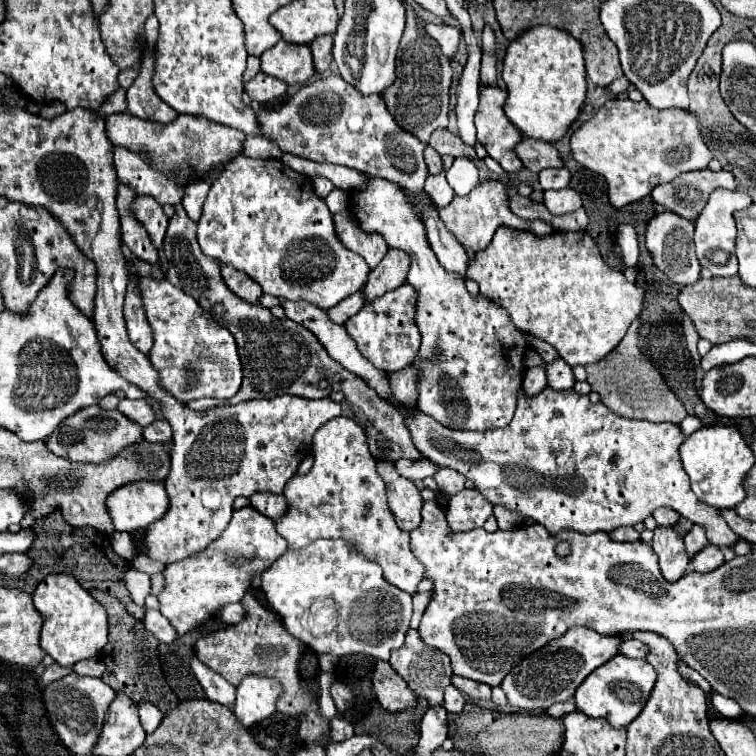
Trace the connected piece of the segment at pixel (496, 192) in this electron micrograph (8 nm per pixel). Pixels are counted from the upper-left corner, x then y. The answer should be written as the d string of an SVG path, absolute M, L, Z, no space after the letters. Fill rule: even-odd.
M484 182L484 184L478 184L464 198L454 196L454 200L446 208L440 210L440 218L444 220L446 228L460 240L460 244L464 248L474 248L474 252L486 248L492 242L492 236L500 226L510 226L516 230L530 230L532 234L538 234L538 236L554 234L554 228L550 228L548 222L538 222L538 220L526 222L526 220L518 218L516 214L512 214L508 208L508 202L506 202L506 184L502 184L502 182Z

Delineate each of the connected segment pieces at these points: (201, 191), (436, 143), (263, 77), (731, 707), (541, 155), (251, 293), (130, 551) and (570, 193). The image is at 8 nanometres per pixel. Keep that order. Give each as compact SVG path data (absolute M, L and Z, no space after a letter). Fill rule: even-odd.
M192 182L186 186L186 194L184 194L184 200L182 200L182 206L186 210L186 214L196 222L202 214L202 204L206 200L206 194L210 190L210 184L206 182Z
M436 130L436 132L432 134L432 138L430 138L428 144L430 144L440 156L444 156L444 154L454 156L454 158L456 158L456 156L468 156L468 158L476 160L474 148L466 146L466 144L460 140L460 136L452 134L450 130Z
M258 72L250 82L244 84L244 92L250 96L254 102L270 102L282 94L286 94L286 84L282 80L276 80L264 72Z
M714 694L714 696L712 696L712 706L714 706L724 718L738 718L738 716L742 714L742 708L738 706L736 700L726 698L726 696L720 696L720 694Z
M524 138L514 150L516 150L516 156L522 160L524 168L528 168L530 172L540 172L542 168L562 168L564 166L558 150L550 142Z
M220 264L220 272L222 272L222 278L224 278L226 286L228 286L236 296L240 296L240 298L246 300L246 302L258 304L258 298L260 298L260 294L262 294L262 288L260 288L248 274L242 274L240 270L230 268L228 264Z
M112 532L108 538L110 538L110 544L112 544L114 552L116 552L120 558L124 558L124 560L128 560L128 562L132 562L132 560L136 558L138 548L136 548L134 538L132 538L128 532Z
M562 188L562 190L546 190L544 192L544 204L546 208L560 216L560 214L568 214L574 212L578 208L582 208L582 198L576 190L572 188Z

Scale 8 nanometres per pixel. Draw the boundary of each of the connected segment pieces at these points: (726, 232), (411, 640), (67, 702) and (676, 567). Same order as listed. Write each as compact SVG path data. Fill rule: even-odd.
M716 190L712 192L708 204L696 218L696 232L694 232L694 246L696 246L696 256L702 264L702 268L708 268L714 276L734 276L738 272L738 262L736 262L736 222L734 222L734 212L748 208L752 204L752 198L746 192L730 192L730 190Z
M408 630L406 632L406 642L402 648L394 650L392 656L390 656L390 666L406 680L406 684L416 692L420 694L422 698L426 698L430 702L430 706L440 706L442 704L442 696L444 696L444 690L446 686L450 686L450 678L452 678L452 666L450 666L450 658L436 650L436 648L430 648L422 642L418 630Z
M68 674L62 680L52 682L44 690L44 706L48 712L48 718L64 742L68 750L74 754L90 754L90 750L96 746L98 736L102 732L104 724L104 714L114 700L114 690L104 684L100 678L90 678L90 676L78 676L78 674Z
M658 526L654 530L654 540L652 540L652 550L658 556L660 562L660 572L666 578L666 582L678 582L678 578L684 576L688 570L688 554L684 550L684 540L674 528L662 528Z

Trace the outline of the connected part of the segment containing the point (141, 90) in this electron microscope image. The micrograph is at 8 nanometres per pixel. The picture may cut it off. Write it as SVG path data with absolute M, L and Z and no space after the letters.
M148 50L142 58L142 70L134 84L126 90L126 102L128 102L128 112L150 122L160 122L160 124L170 124L176 120L178 112L166 106L154 90L152 90L152 70L154 70L154 52Z

